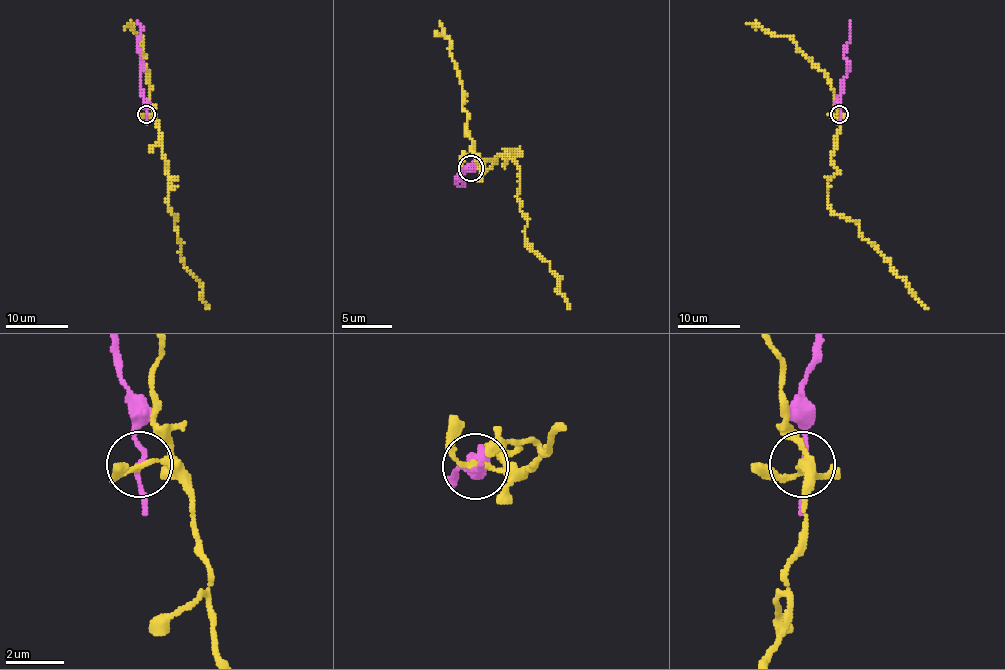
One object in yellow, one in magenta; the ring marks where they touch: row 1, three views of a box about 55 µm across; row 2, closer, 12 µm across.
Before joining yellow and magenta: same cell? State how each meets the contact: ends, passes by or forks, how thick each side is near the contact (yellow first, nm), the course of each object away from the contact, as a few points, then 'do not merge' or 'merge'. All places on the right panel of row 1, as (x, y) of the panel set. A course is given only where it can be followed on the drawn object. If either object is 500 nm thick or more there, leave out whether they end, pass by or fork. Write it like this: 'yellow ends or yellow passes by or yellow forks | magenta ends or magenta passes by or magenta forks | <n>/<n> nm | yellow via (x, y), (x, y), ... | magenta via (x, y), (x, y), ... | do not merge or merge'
yellow forks | magenta passes by | 130/130 nm | yellow via (839, 113), (832, 162), (838, 173), (829, 182), (829, 207), (858, 225), (860, 234), (927, 309) | magenta via (839, 113), (847, 60), (844, 48), (850, 32), (850, 21) | do not merge

